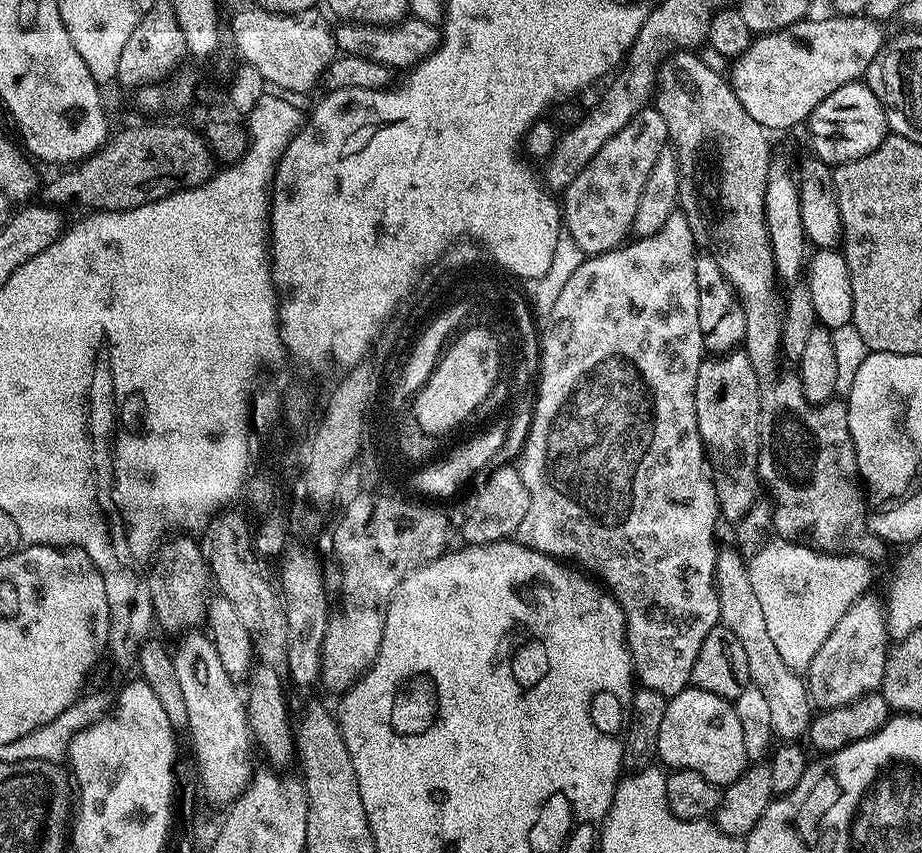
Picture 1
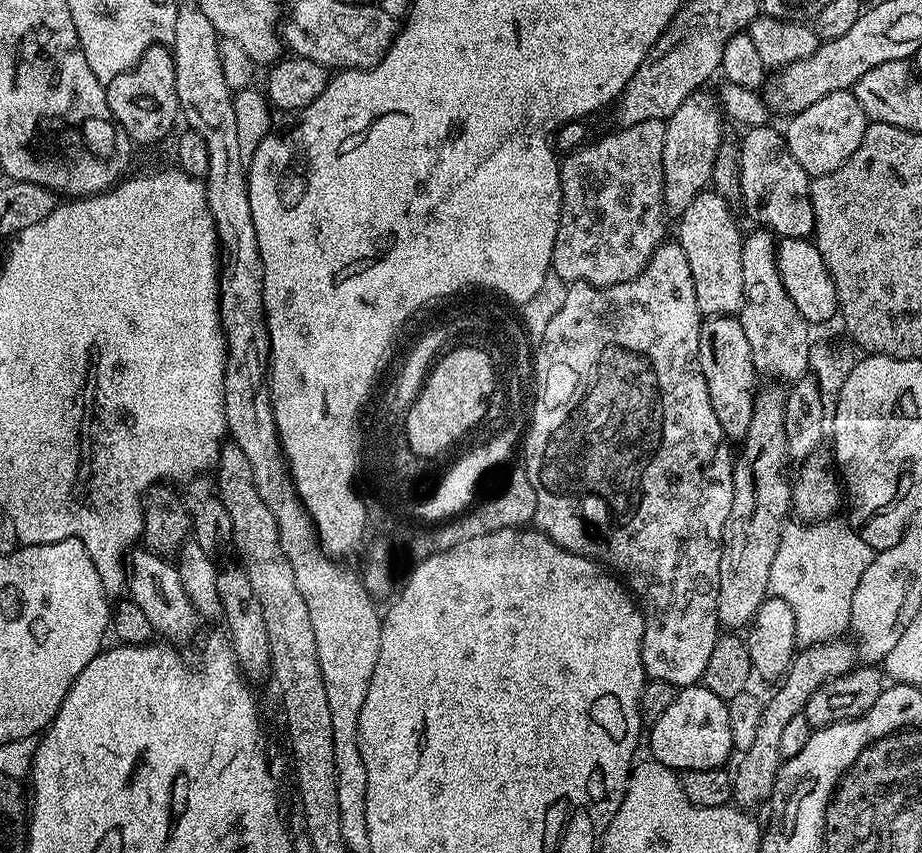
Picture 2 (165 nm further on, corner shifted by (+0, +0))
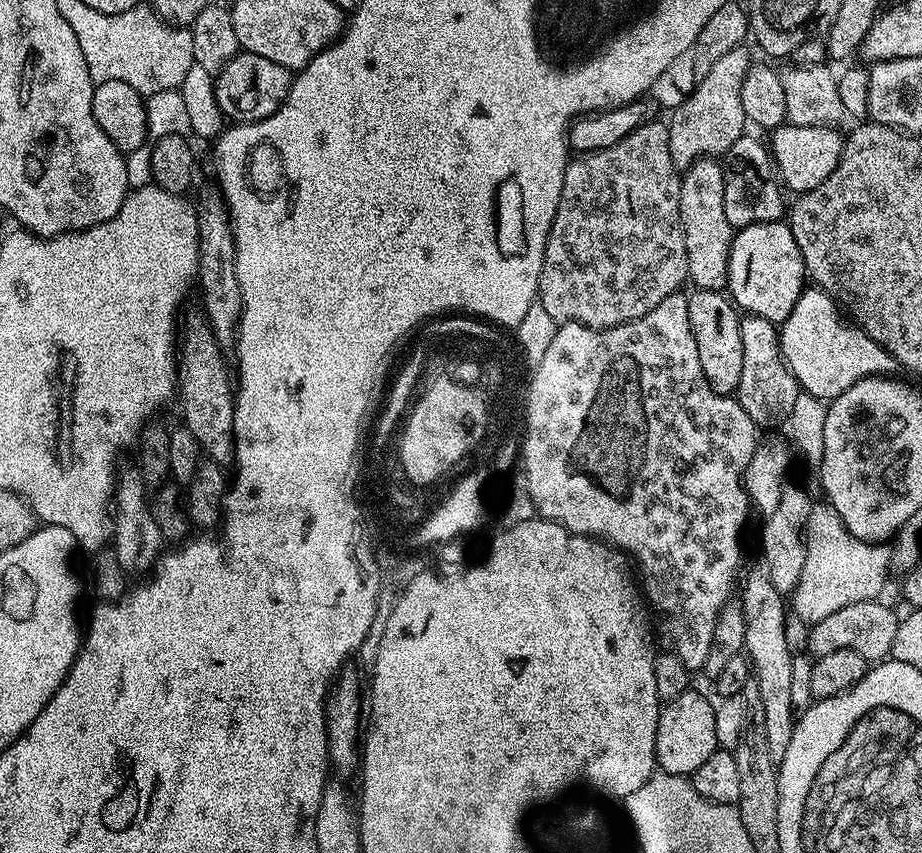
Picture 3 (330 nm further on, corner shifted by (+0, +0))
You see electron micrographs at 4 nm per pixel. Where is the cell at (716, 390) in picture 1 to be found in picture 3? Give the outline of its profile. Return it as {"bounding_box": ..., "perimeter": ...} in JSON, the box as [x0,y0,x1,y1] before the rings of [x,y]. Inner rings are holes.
{"bounding_box":[687,288,742,396],"perimeter":[[[696,288],[687,293],[687,298],[690,326],[694,330],[694,342],[698,345],[702,374],[706,374],[706,382],[710,382],[710,386],[719,396],[731,396],[742,378],[741,313],[723,291]]]}

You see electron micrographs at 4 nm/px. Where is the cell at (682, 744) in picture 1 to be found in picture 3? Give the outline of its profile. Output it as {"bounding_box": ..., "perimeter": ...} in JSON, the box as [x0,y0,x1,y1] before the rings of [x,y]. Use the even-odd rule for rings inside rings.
{"bounding_box":[656,690,718,777],"perimeter":[[[695,690],[683,692],[678,694],[678,698],[667,701],[661,707],[656,731],[656,762],[659,771],[669,772],[675,776],[691,777],[692,772],[698,770],[698,766],[702,766],[702,762],[706,762],[706,758],[710,758],[710,754],[714,754],[717,750],[718,734],[714,731],[715,717],[716,710],[713,701],[708,701],[702,693]]]}

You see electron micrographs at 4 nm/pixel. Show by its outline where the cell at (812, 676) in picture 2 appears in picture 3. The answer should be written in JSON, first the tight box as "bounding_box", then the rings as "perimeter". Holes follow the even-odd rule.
{"bounding_box":[807,598,900,662],"perimeter":[[[877,598],[842,606],[842,610],[834,610],[834,614],[822,618],[822,622],[811,625],[807,629],[807,651],[813,657],[818,657],[834,654],[834,650],[858,650],[858,654],[865,656],[869,662],[883,661],[894,646],[900,620],[882,601],[883,599]]]}

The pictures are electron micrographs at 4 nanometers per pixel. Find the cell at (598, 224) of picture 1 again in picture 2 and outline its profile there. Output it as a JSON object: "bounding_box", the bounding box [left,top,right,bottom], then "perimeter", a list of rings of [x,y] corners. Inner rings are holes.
{"bounding_box":[551,120,666,288],"perimeter":[[[647,120],[646,122],[638,122],[629,128],[617,127],[615,131],[610,133],[609,136],[602,137],[601,140],[594,141],[595,139],[593,139],[591,142],[585,143],[576,151],[567,153],[559,161],[560,225],[552,251],[551,271],[558,278],[567,281],[569,285],[578,283],[594,284],[598,288],[604,288],[608,284],[621,284],[627,280],[632,280],[647,266],[656,247],[663,244],[666,239],[666,233],[664,233],[666,213],[664,210],[664,195],[662,194],[662,186],[664,185],[662,182],[662,142],[666,142],[666,123],[663,120]]]}

